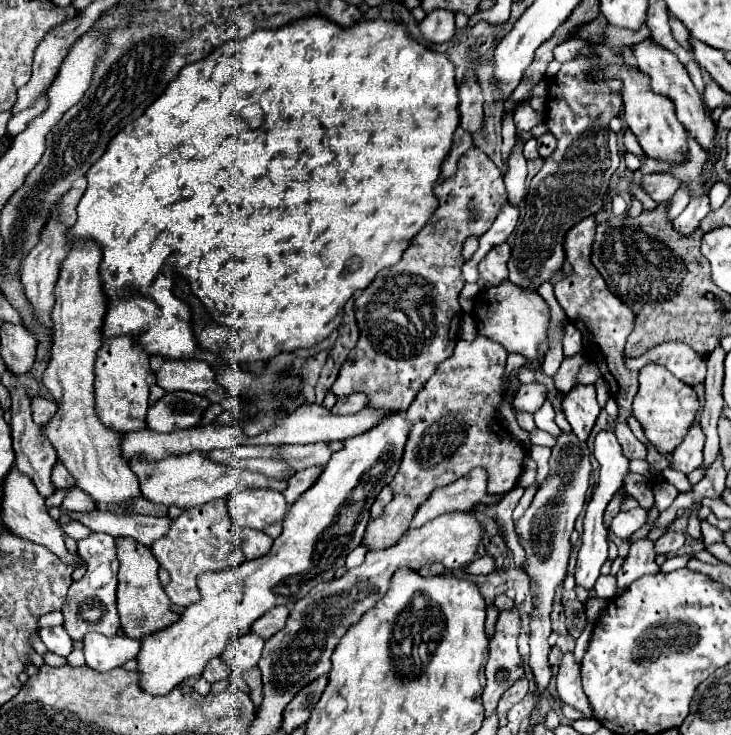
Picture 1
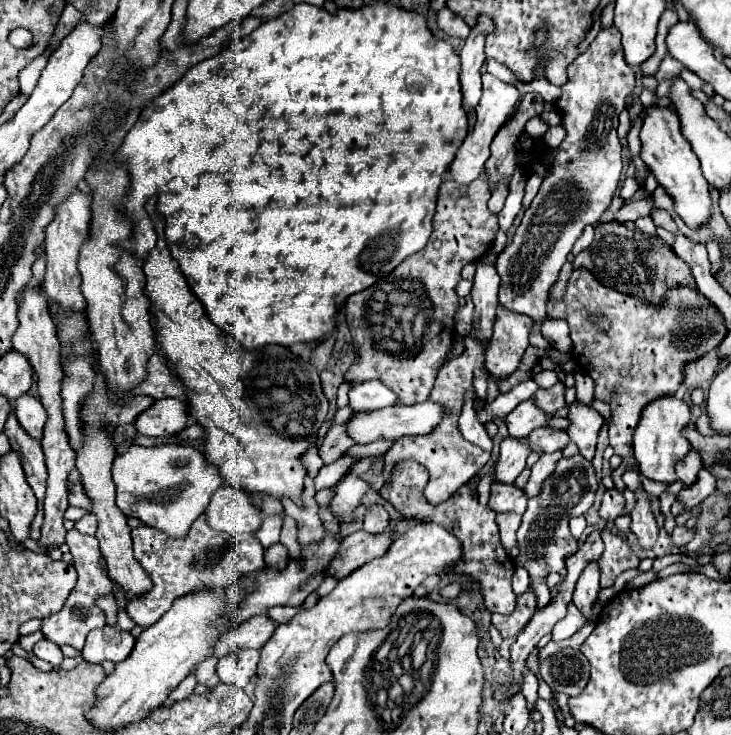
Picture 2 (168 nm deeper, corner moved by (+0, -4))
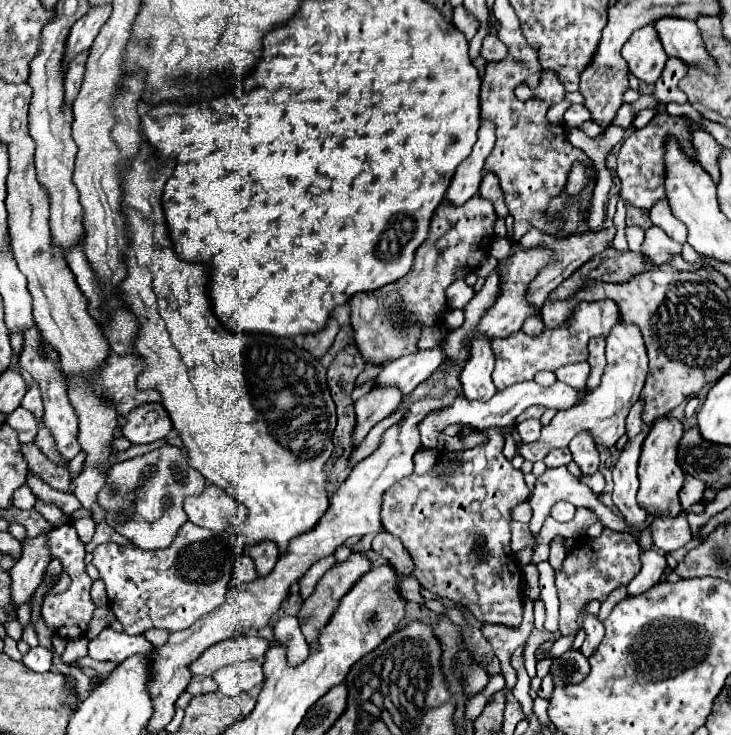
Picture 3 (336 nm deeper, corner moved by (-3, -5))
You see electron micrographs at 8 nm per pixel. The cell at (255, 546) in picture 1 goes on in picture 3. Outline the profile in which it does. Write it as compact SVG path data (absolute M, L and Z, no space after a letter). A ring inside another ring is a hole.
M241 555L237 561L235 561L235 567L233 567L233 585L237 587L239 583L249 583L251 579L257 577L257 571L255 571L255 563L249 555Z

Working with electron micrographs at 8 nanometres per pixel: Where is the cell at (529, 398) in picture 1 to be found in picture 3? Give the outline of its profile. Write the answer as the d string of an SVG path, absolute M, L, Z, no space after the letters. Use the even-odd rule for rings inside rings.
M525 419L517 425L517 433L521 437L523 443L531 443L539 439L539 431L541 431L541 421L539 419Z

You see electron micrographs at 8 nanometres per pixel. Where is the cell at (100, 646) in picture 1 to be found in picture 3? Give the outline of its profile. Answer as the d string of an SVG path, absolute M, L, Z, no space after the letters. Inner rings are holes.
M105 627L95 639L89 641L89 657L97 661L115 661L121 663L135 653L149 653L153 645L143 635L117 633L111 627Z

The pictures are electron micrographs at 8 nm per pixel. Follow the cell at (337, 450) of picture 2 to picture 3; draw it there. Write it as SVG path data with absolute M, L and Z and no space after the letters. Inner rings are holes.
M387 389L387 391L369 391L365 397L361 397L355 403L355 429L353 429L353 445L361 443L365 439L365 435L387 415L391 415L391 411L395 411L395 407L399 407L403 395L399 395L399 391L395 389Z

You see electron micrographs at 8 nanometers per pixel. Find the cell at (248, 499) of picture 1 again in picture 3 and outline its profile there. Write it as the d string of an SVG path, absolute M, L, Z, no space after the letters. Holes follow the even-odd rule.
M207 485L199 497L187 497L185 511L191 523L211 531L227 531L233 519L247 517L247 511L215 485Z

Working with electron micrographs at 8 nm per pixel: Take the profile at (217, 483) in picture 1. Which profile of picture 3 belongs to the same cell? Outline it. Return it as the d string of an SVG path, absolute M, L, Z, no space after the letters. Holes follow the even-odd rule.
M165 445L161 449L145 453L141 457L133 457L133 459L115 463L109 469L107 487L103 487L103 491L99 493L99 503L103 503L103 507L107 511L107 525L111 525L117 533L129 537L141 549L165 549L173 543L173 539L177 537L183 523L187 523L187 513L183 511L183 499L201 495L205 485L207 483L199 475L199 471L195 471L189 465L185 451L179 447L173 447L173 445ZM149 481L163 481L163 487L165 487L165 495L163 495L165 511L163 511L163 517L157 519L155 523L145 521L135 509L137 493Z

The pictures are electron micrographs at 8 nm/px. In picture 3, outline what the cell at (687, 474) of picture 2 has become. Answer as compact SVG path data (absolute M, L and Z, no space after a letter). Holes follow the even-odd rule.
M687 475L685 483L683 483L683 489L679 493L681 507L689 509L693 503L701 501L703 499L703 491L705 491L705 483L699 481L699 477L695 477L695 475Z

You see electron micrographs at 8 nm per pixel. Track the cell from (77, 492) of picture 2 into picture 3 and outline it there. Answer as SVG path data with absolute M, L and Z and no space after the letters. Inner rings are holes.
M35 443L21 445L21 451L29 463L29 469L35 471L45 483L49 483L57 491L73 493L73 481L71 481L71 473L67 469L67 465L49 461L47 455L43 455L43 451L39 451L39 447L35 447Z

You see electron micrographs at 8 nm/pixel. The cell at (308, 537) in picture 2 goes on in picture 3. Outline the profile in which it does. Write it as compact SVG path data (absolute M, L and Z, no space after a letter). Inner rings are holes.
M327 555L325 559L319 559L319 561L317 561L317 563L299 579L301 595L303 595L303 597L309 597L311 591L315 589L317 581L319 581L319 577L321 577L327 569L331 569L333 565L335 565L335 555Z

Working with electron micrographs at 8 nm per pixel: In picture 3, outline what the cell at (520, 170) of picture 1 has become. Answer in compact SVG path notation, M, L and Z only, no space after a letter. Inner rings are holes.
M563 100L561 103L552 105L547 112L548 120L555 125L564 125L564 113L571 104L571 102Z

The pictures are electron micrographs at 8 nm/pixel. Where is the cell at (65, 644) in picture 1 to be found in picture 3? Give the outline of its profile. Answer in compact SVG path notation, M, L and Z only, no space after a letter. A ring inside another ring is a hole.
M33 647L29 649L29 653L23 657L23 665L33 669L33 671L49 671L53 667L53 651L47 647Z

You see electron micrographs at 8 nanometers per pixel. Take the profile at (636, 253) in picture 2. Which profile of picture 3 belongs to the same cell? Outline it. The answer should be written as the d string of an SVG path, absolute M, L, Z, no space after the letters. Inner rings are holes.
M607 245L603 253L589 259L583 267L579 267L569 279L565 279L553 293L551 299L565 299L575 293L585 279L593 281L609 281L609 283L627 283L635 275L649 271L651 261L633 251L617 251L613 245Z

